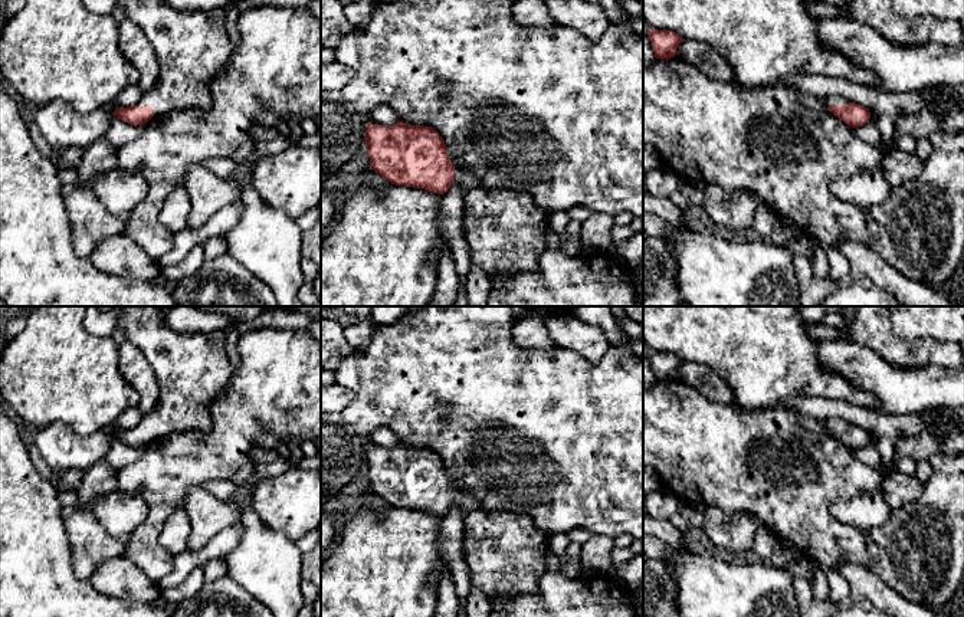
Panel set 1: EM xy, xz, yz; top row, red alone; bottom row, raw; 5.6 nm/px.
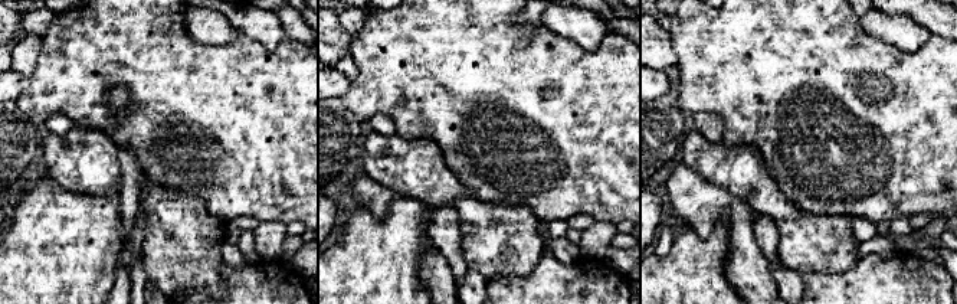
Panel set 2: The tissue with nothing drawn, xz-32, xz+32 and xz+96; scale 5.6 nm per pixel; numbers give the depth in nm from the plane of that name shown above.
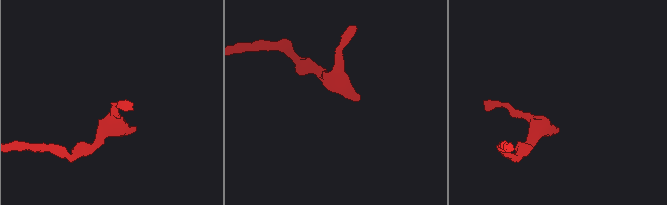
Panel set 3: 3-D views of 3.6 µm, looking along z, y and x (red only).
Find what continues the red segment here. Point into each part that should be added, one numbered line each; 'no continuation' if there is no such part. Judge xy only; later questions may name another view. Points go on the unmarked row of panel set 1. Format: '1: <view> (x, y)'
1: xy (192, 368)

